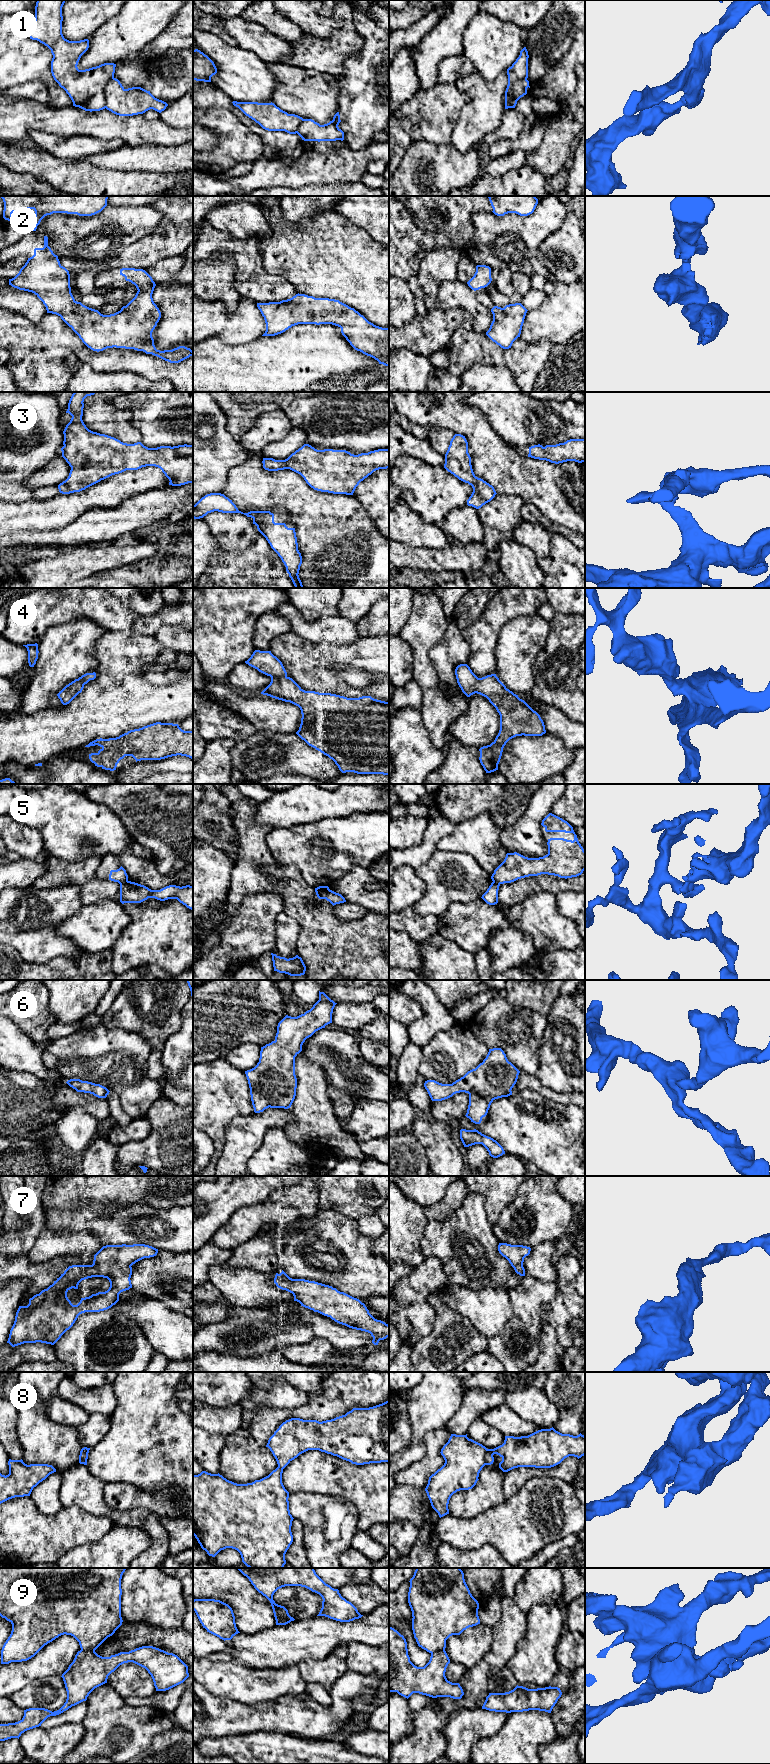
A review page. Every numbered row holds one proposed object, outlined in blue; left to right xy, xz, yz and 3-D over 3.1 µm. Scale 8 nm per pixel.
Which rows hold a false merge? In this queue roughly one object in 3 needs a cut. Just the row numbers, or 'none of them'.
1, 5, 8, 9

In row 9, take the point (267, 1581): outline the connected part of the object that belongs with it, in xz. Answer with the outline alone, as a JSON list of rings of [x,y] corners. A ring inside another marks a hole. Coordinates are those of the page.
[[[237,1568],[244,1576],[246,1576],[254,1588],[265,1596],[271,1603],[276,1625],[286,1625],[295,1619],[290,1615],[281,1615],[278,1606],[273,1600],[274,1593],[285,1586],[301,1586],[312,1592],[319,1594],[322,1601],[322,1608],[317,1616],[325,1616],[340,1622],[350,1622],[361,1618],[357,1608],[345,1598],[341,1596],[338,1589],[332,1588],[326,1584],[315,1572],[314,1568]]]

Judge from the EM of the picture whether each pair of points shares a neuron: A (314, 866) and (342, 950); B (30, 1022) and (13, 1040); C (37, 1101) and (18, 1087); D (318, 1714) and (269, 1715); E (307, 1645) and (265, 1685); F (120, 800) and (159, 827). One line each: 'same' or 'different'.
A: different
B: different
C: same
D: same
E: different
F: same

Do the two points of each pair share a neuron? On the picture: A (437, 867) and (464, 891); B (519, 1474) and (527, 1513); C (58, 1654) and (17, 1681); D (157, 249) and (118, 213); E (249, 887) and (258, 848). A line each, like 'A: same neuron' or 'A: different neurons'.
A: same neuron
B: different neurons
C: same neuron
D: different neurons
E: same neuron

